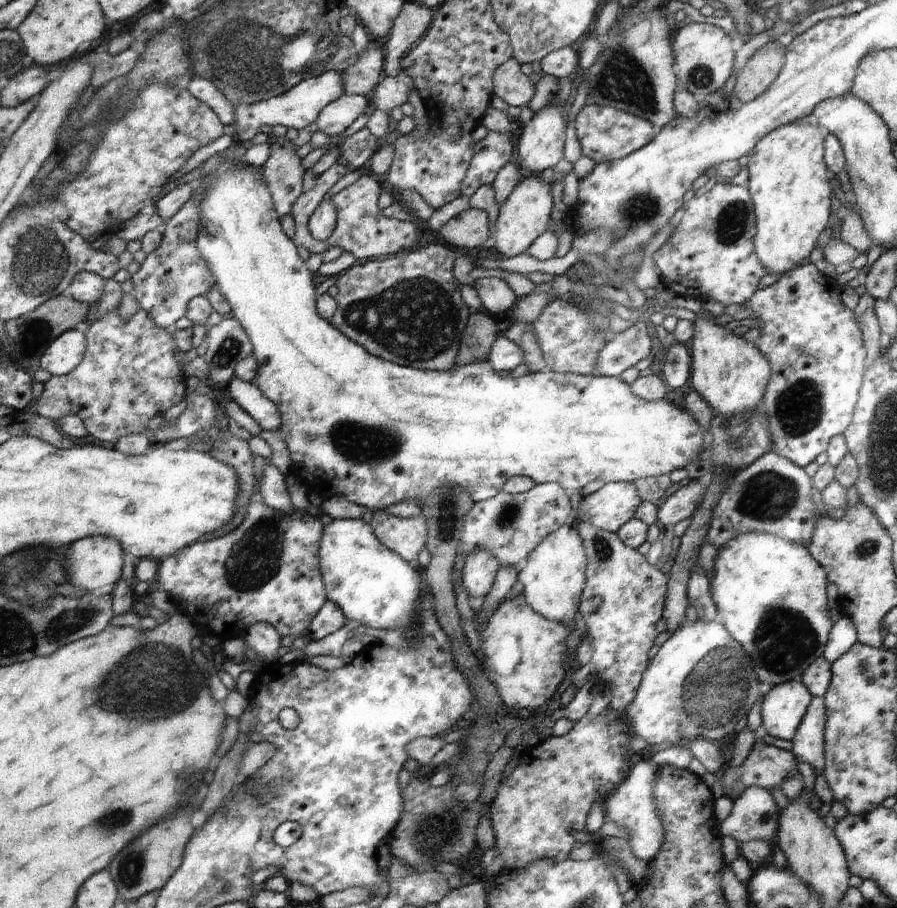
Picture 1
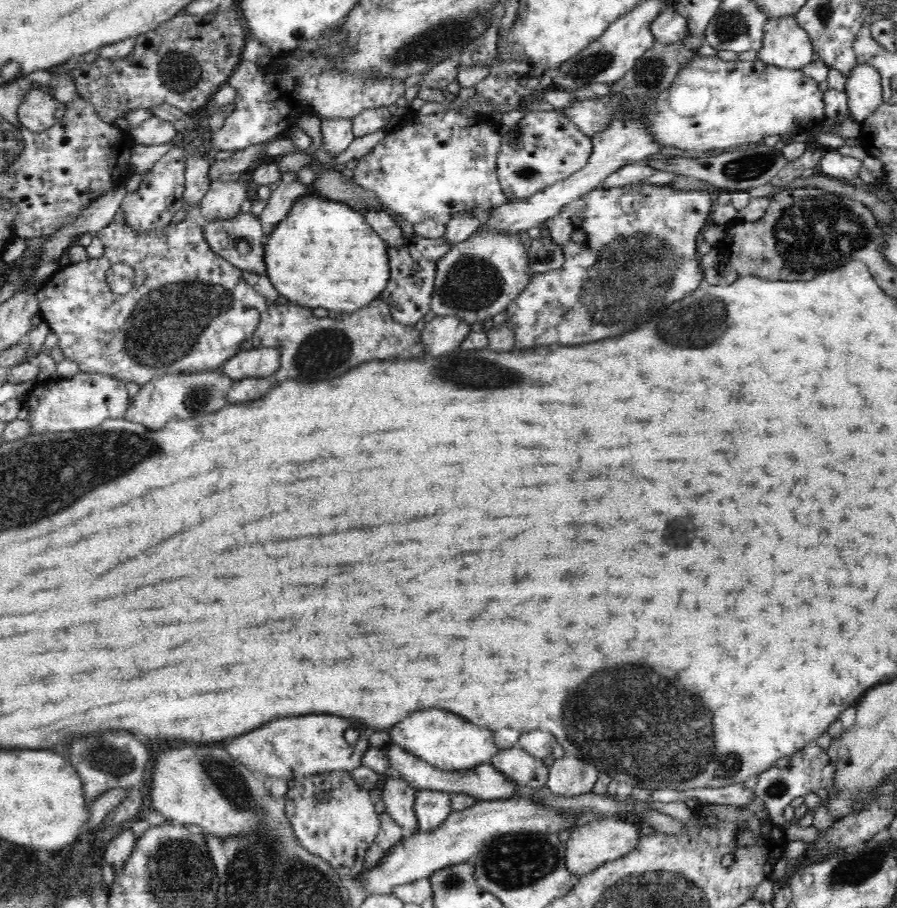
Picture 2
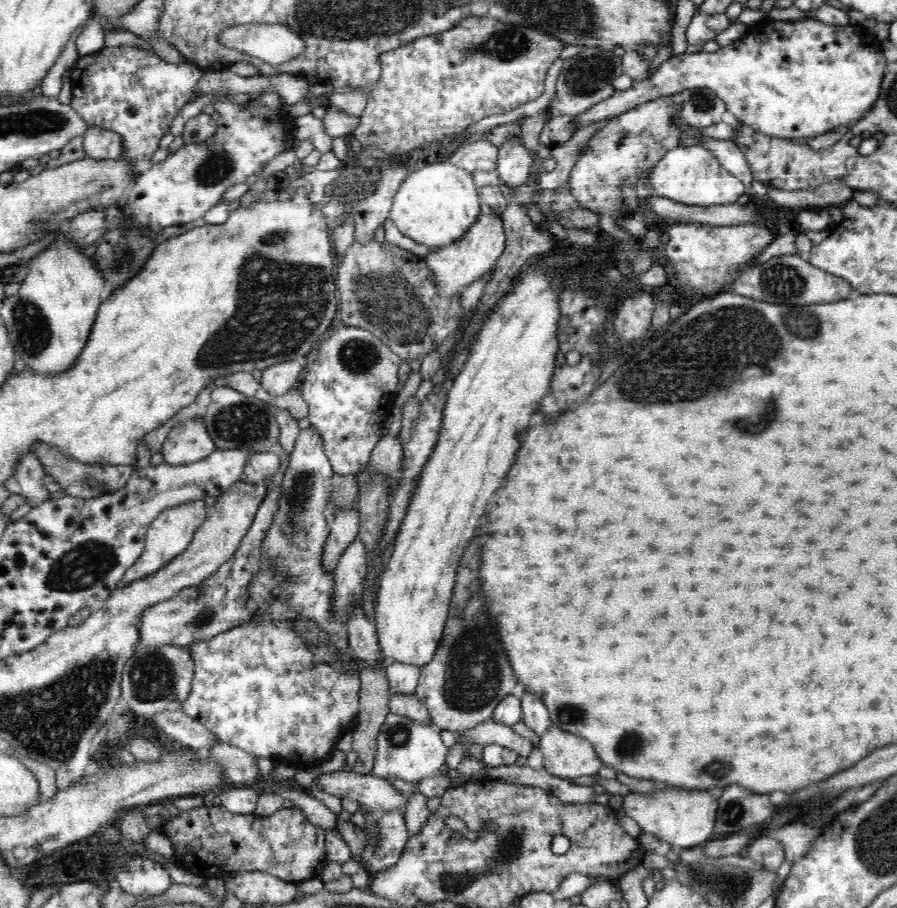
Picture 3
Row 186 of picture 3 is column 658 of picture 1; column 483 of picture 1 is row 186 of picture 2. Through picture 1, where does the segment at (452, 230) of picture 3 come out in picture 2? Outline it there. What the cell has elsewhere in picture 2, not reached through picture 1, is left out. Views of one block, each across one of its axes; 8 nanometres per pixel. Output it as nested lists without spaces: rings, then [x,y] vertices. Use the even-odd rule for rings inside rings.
[[[456,106],[430,116],[418,116],[418,112],[408,110],[406,116],[400,118],[398,128],[388,132],[388,136],[370,154],[358,160],[354,182],[362,190],[376,192],[378,200],[388,210],[402,216],[402,220],[410,222],[412,226],[424,220],[438,220],[442,216],[452,218],[470,210],[496,210],[504,204],[510,204],[498,178],[498,154],[500,148],[504,148],[504,136],[498,134],[498,126],[500,124],[494,124],[482,114],[464,116],[456,112]]]

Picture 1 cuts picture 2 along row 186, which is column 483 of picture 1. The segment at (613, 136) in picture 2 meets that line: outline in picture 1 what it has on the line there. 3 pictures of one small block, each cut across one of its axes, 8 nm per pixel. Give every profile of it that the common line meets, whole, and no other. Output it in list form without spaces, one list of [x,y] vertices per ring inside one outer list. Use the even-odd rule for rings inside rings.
[[[477,550],[465,558],[461,578],[473,610],[481,610],[481,604],[495,588],[499,570],[501,570],[499,558],[487,550]]]

